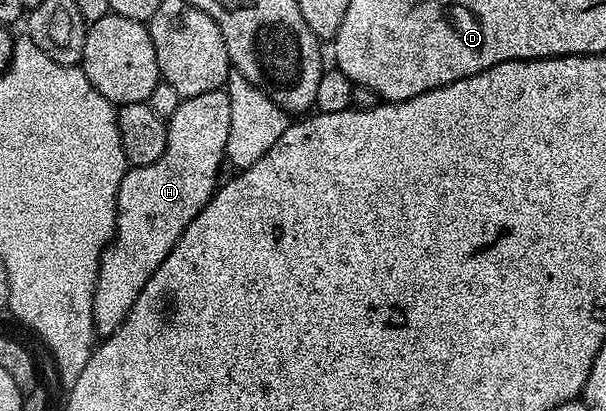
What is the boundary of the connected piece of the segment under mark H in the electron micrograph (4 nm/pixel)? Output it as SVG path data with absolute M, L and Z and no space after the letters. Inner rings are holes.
M222 88L212 90L208 94L187 96L180 106L176 106L176 114L172 114L166 125L164 154L160 154L160 158L156 158L156 162L148 166L131 167L124 174L118 191L118 217L114 238L102 253L102 261L98 267L98 284L94 288L94 323L99 337L111 336L122 325L136 298L140 298L140 290L144 290L148 278L156 274L160 262L168 258L180 234L184 234L186 227L213 198L219 183L218 171L221 170L222 164L224 168L228 126L232 126L232 102Z

